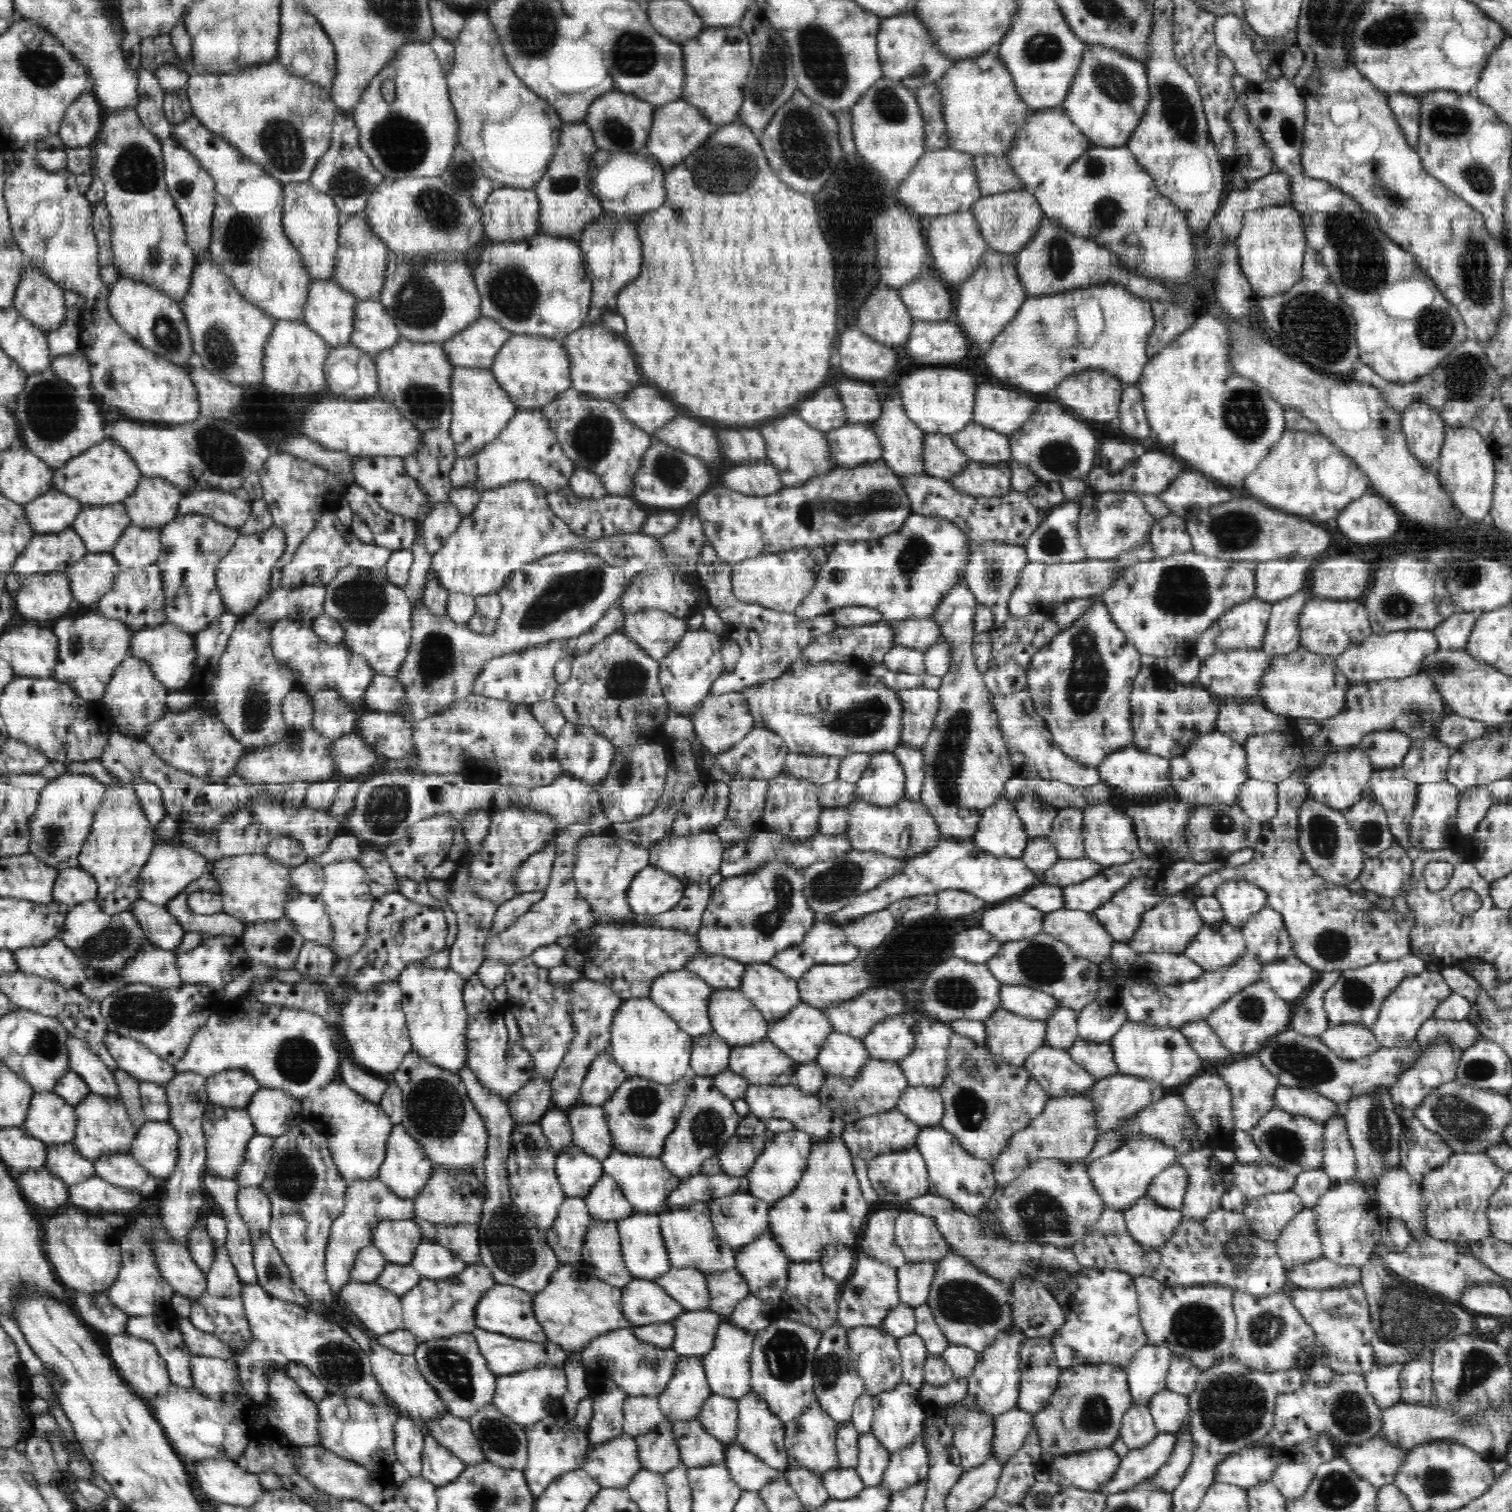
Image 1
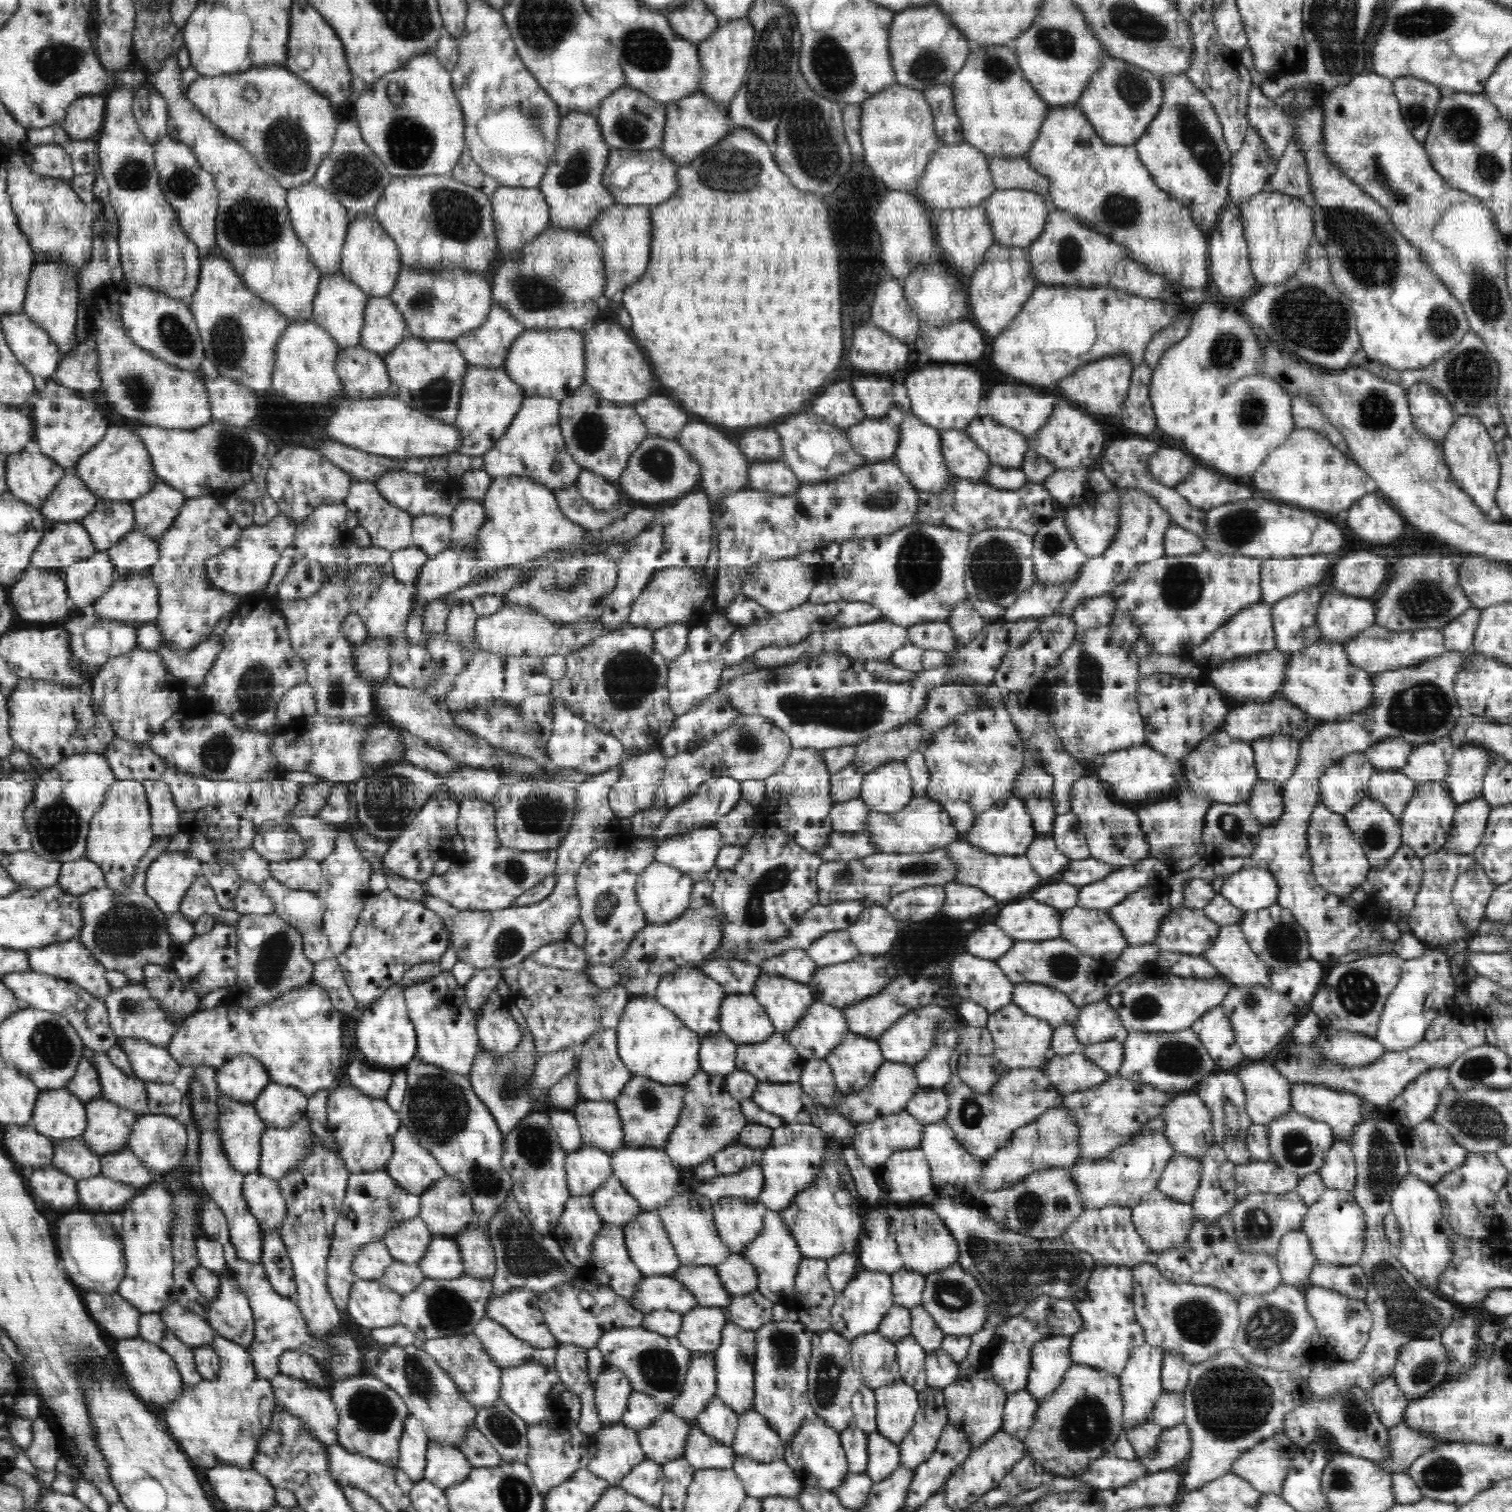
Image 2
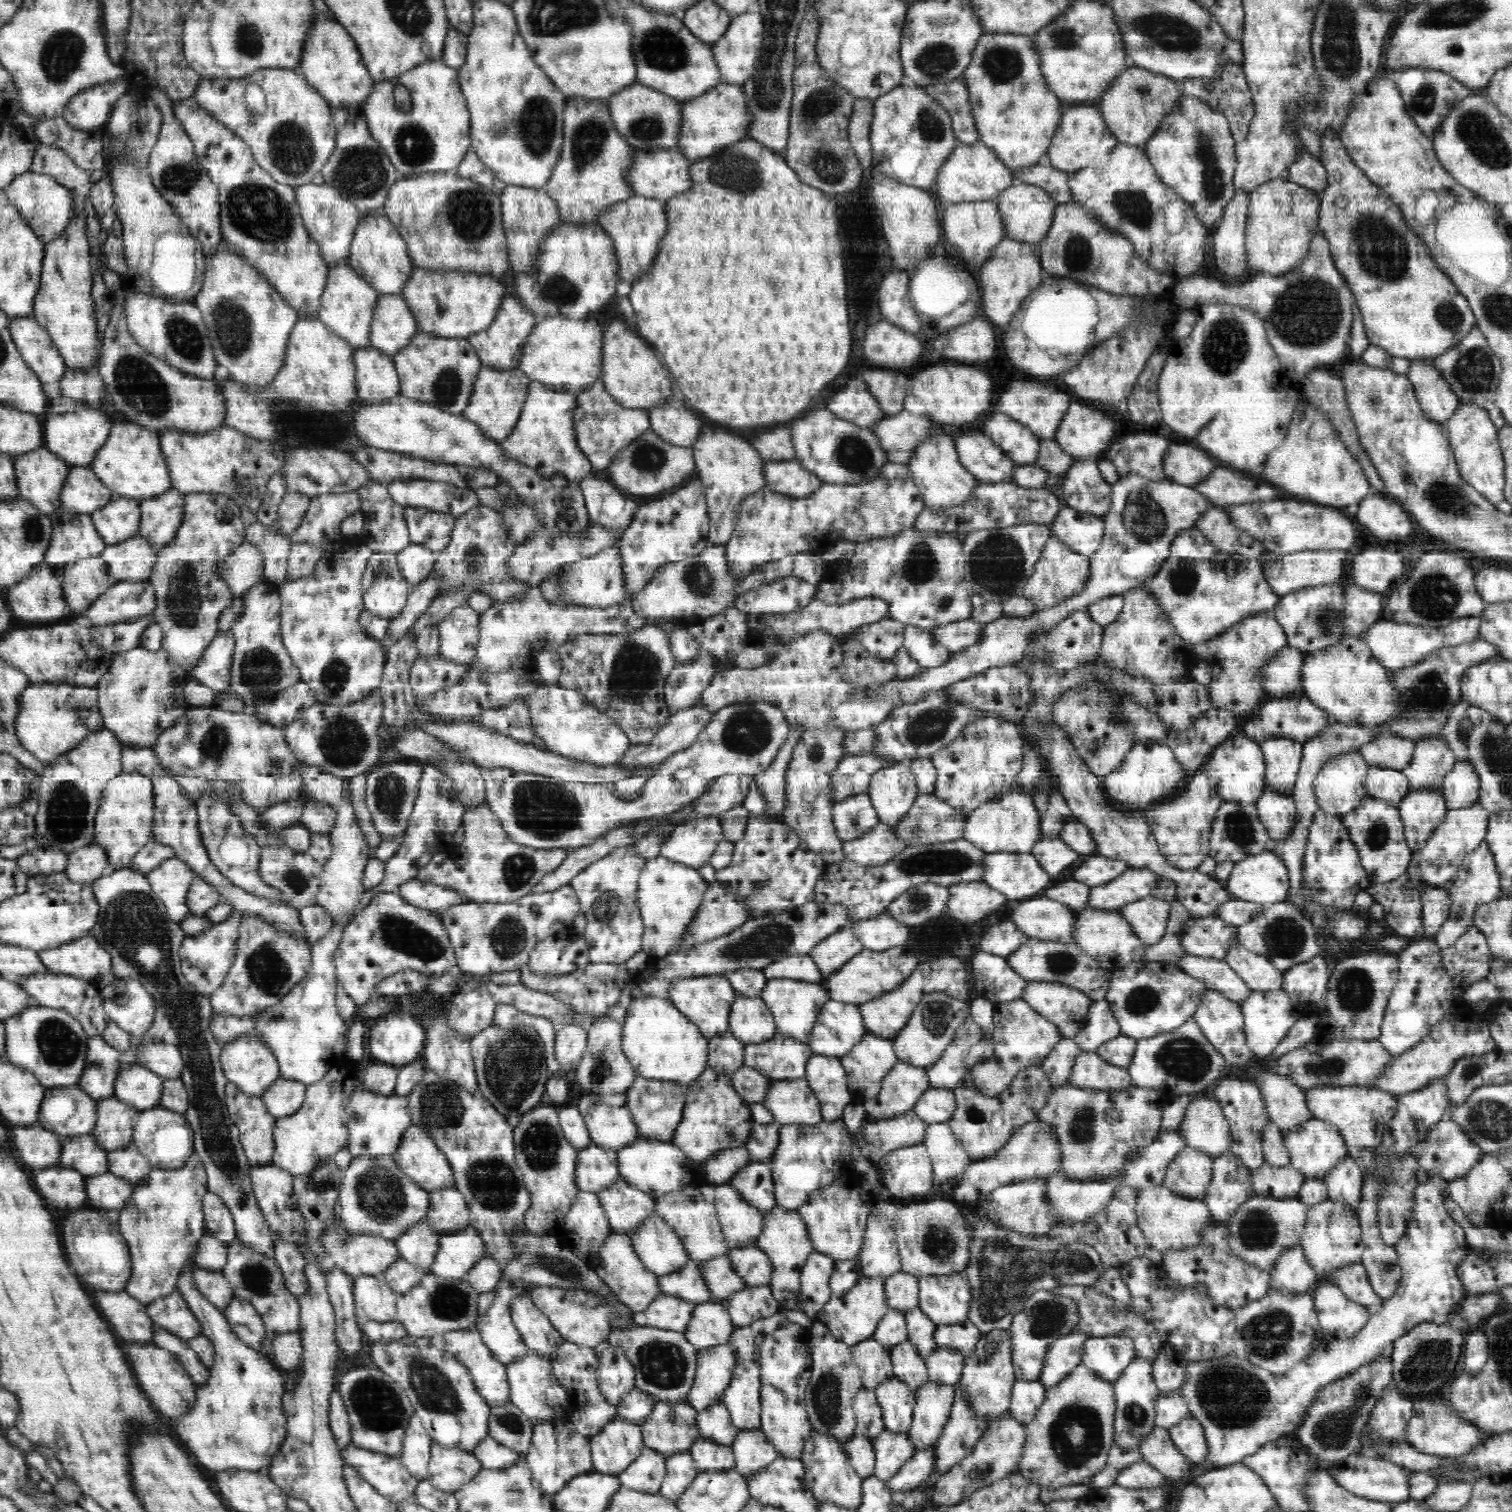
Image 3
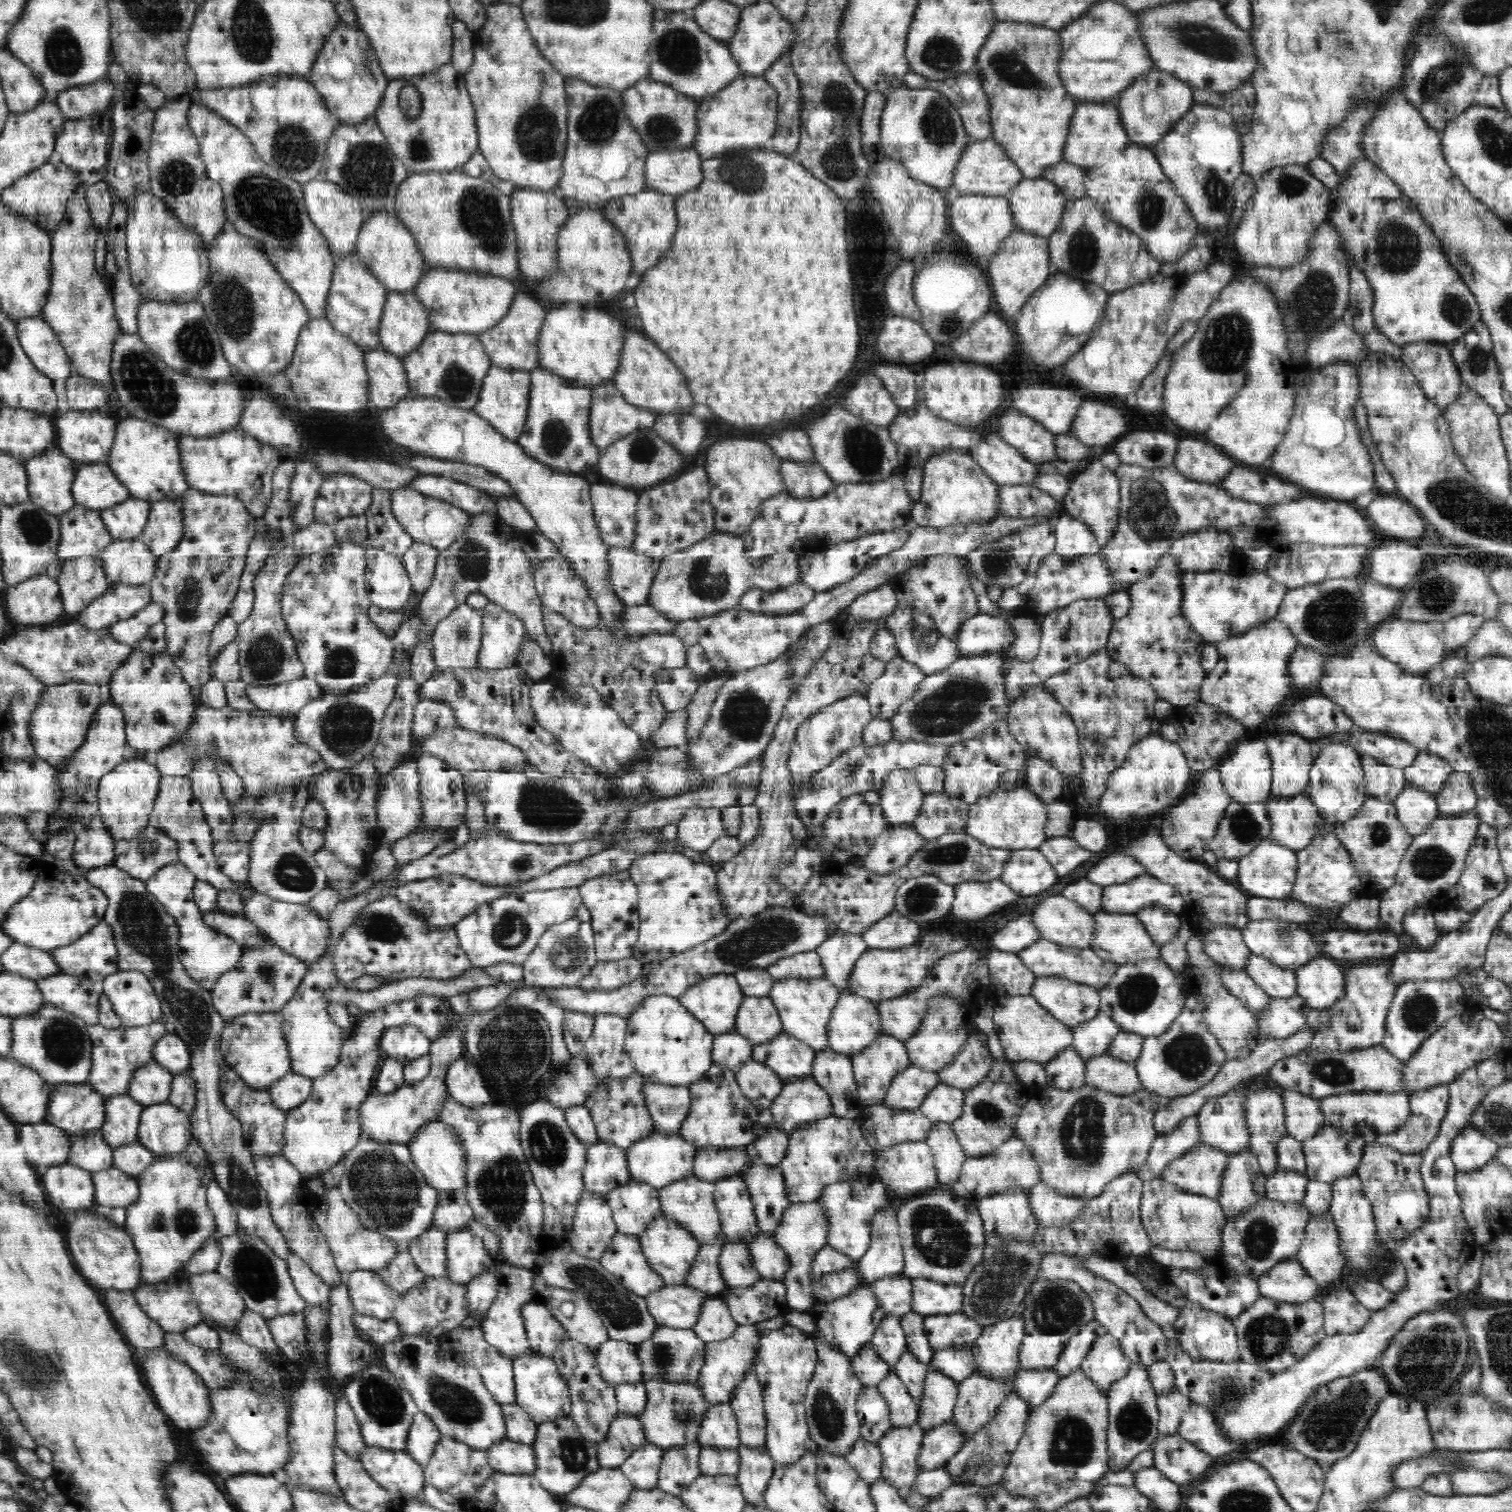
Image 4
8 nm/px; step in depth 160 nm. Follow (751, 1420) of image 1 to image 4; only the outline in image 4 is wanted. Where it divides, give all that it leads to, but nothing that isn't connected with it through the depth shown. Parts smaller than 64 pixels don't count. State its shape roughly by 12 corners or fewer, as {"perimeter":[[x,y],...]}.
{"perimeter":[[737,1448],[736,1473],[748,1506],[762,1499],[776,1464],[767,1450]]}

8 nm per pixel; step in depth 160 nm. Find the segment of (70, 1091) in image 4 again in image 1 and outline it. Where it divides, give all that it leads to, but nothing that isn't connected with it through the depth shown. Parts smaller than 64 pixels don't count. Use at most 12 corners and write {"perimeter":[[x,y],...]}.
{"perimeter":[[36,1092],[22,1127],[46,1144],[74,1139],[75,1105]]}

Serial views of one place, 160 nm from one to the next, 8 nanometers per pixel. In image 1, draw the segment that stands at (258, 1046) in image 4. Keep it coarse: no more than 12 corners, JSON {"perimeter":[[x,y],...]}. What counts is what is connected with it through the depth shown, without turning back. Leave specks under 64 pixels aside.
{"perimeter":[[246,1071],[208,1078],[207,1099],[245,1108],[261,1089]]}

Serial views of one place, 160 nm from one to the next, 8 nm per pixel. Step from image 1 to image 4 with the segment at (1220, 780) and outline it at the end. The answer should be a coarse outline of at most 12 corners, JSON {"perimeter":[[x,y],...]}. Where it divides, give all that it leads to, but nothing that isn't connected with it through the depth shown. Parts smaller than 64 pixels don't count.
{"perimeter":[[1264,740],[1238,742],[1216,766],[1239,803],[1271,796]]}

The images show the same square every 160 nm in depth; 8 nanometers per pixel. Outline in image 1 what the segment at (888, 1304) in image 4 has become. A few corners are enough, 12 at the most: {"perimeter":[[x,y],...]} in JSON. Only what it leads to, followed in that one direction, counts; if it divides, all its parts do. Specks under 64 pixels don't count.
{"perimeter":[[938,1262],[897,1268],[900,1304],[927,1304]]}

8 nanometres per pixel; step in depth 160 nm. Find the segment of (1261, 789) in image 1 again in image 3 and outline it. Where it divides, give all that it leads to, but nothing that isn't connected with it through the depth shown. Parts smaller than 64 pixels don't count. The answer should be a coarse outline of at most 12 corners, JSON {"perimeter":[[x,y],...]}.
{"perimeter":[[1265,790],[1255,802],[1271,842],[1296,824],[1291,796]]}

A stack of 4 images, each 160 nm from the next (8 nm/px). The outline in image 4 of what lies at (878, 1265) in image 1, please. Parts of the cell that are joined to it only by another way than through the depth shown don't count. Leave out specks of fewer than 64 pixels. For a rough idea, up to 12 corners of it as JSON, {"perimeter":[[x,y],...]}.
{"perimeter":[[866,1284],[819,1305],[815,1338],[853,1357],[886,1315]]}

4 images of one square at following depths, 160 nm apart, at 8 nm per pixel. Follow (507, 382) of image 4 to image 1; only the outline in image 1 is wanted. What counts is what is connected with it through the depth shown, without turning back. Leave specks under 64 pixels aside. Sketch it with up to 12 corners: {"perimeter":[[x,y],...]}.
{"perimeter":[[454,367],[449,431],[480,452],[518,410],[489,368]]}

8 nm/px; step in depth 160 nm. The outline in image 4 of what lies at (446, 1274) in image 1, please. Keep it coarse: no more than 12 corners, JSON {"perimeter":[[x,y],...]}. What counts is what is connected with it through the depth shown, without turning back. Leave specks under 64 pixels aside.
{"perimeter":[[479,1220],[448,1233],[446,1270],[466,1285],[506,1263],[500,1239]]}

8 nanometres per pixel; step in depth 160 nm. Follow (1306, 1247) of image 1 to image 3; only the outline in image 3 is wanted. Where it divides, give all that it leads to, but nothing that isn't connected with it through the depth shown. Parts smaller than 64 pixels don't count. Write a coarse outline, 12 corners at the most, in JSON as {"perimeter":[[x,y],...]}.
{"perimeter":[[1300,1245],[1284,1249],[1271,1290],[1308,1293],[1321,1282]]}

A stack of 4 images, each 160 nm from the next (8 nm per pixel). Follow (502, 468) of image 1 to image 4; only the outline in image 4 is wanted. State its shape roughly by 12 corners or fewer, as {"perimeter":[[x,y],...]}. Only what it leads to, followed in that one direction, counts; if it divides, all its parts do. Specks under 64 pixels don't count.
{"perimeter":[[539,366],[517,443],[576,475],[598,464],[592,387]]}

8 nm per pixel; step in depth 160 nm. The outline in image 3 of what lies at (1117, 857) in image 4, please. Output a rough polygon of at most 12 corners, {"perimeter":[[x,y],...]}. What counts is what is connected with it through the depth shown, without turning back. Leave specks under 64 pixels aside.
{"perimeter":[[1091,854],[1074,880],[1095,887],[1129,868],[1122,860]]}

